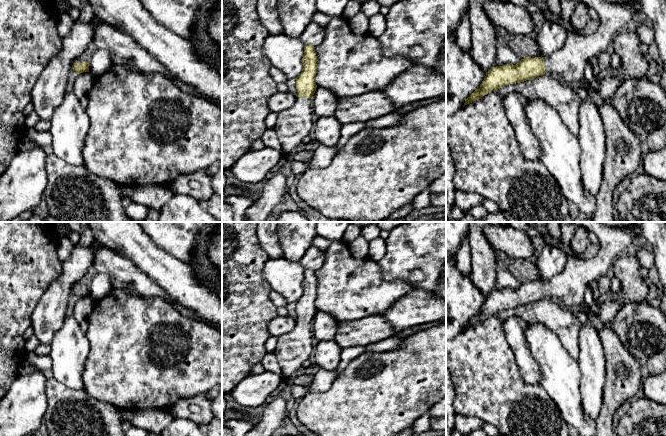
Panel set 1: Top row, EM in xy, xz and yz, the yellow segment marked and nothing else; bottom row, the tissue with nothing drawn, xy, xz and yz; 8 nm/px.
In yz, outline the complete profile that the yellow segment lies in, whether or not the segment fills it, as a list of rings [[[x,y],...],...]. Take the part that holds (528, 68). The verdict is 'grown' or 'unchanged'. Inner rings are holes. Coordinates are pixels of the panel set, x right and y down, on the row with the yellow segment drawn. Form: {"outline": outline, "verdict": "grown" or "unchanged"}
{"outline": [[[560,0],[562,18],[571,22],[571,15],[580,2],[593,8],[599,16],[600,27],[594,34],[584,36],[568,31],[564,46],[550,56],[526,57],[515,65],[491,67],[480,88],[465,100],[464,106],[503,86],[531,80],[545,73],[557,77],[574,89],[584,83],[586,65],[611,48],[614,37],[636,15],[637,4],[608,3],[604,0]]], "verdict": "grown"}

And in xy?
{"outline": [[[80,56],[73,63],[73,70],[76,72],[76,74],[80,74],[83,72],[89,72],[89,63],[84,59],[83,56]]], "verdict": "grown"}

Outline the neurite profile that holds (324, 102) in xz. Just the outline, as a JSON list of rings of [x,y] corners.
[[[317,87],[312,98],[313,113],[318,118],[335,115],[338,98],[329,90]]]

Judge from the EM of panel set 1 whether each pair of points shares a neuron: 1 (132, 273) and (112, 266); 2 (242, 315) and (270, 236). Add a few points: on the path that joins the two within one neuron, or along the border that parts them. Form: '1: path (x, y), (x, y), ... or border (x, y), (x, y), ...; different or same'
1: path (127, 273), (123, 273), (117, 267); same
2: border (256, 232), (259, 245), (269, 257); different

